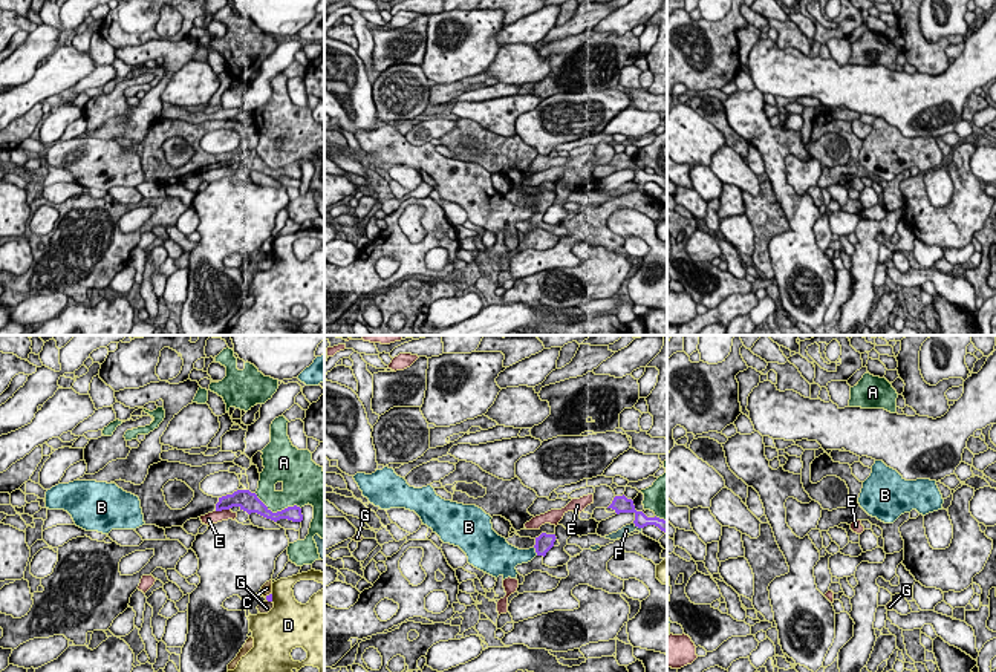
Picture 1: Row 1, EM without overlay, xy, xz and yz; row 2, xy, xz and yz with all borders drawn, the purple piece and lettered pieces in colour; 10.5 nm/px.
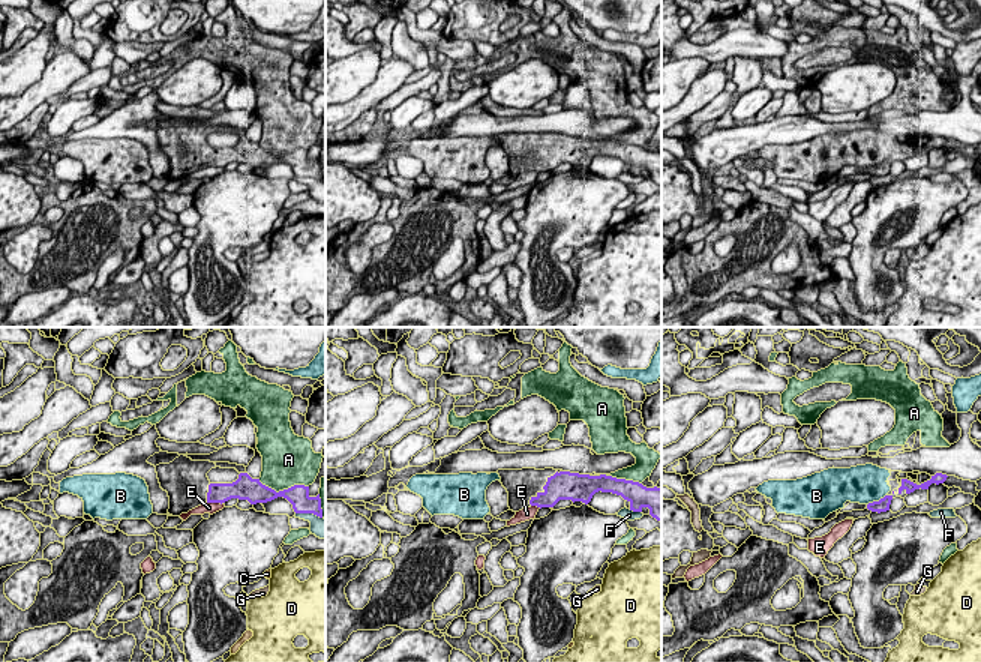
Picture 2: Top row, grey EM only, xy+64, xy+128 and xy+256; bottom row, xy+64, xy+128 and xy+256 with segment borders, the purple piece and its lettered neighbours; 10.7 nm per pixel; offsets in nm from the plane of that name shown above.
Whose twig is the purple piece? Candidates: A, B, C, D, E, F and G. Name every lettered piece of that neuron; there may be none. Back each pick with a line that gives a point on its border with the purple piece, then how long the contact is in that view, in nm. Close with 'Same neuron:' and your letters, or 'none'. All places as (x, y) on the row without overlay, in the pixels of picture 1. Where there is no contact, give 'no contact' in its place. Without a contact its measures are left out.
Same neuron: none

